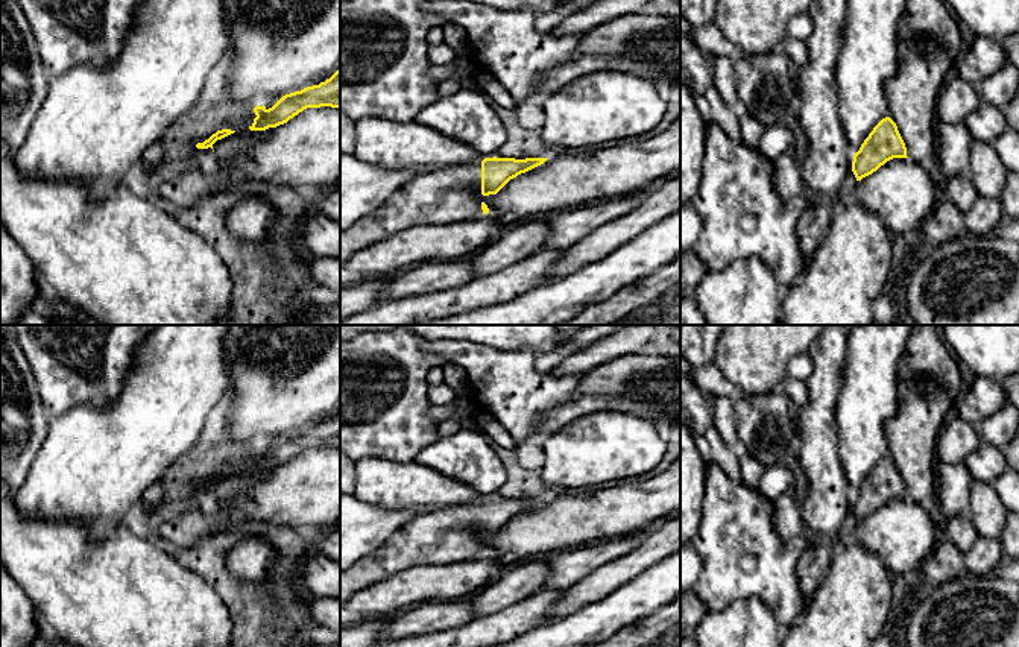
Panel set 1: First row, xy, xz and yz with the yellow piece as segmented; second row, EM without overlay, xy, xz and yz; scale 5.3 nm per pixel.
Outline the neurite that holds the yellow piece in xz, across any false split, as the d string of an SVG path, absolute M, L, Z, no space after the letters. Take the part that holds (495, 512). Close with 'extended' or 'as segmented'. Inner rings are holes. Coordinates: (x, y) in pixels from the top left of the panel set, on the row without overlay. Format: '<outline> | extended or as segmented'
M484 498L472 506L436 507L393 532L375 551L340 573L340 609L346 608L366 620L393 617L405 609L437 600L474 595L516 560L491 557L484 536L497 535L510 519L547 498Z | extended

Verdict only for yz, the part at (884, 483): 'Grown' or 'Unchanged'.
Grown

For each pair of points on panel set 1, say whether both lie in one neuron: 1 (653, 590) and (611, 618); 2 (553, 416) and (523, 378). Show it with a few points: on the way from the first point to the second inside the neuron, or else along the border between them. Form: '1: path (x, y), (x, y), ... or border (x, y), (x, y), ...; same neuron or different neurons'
1: path (643, 594), (621, 608); same neuron
2: border (576, 388), (538, 421), (536, 433); different neurons

